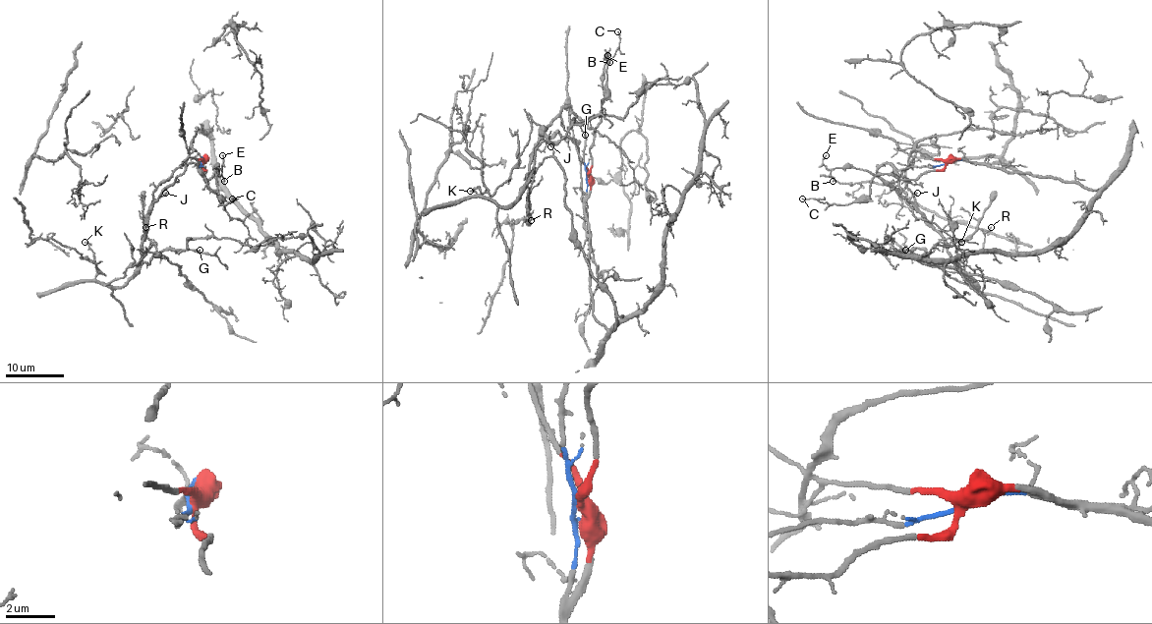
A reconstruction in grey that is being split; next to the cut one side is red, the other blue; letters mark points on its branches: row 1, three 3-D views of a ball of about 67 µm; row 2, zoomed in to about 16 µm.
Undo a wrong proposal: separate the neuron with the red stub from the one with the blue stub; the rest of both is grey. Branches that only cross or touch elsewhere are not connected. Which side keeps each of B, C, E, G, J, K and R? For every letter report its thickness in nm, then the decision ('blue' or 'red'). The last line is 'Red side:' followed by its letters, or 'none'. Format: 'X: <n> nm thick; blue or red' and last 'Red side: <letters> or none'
B: 130 nm thick; red
C: 90 nm thick; red
E: 110 nm thick; red
G: 100 nm thick; blue
J: 180 nm thick; blue
K: 130 nm thick; blue
R: 110 nm thick; blue
Red side: B, C, E

